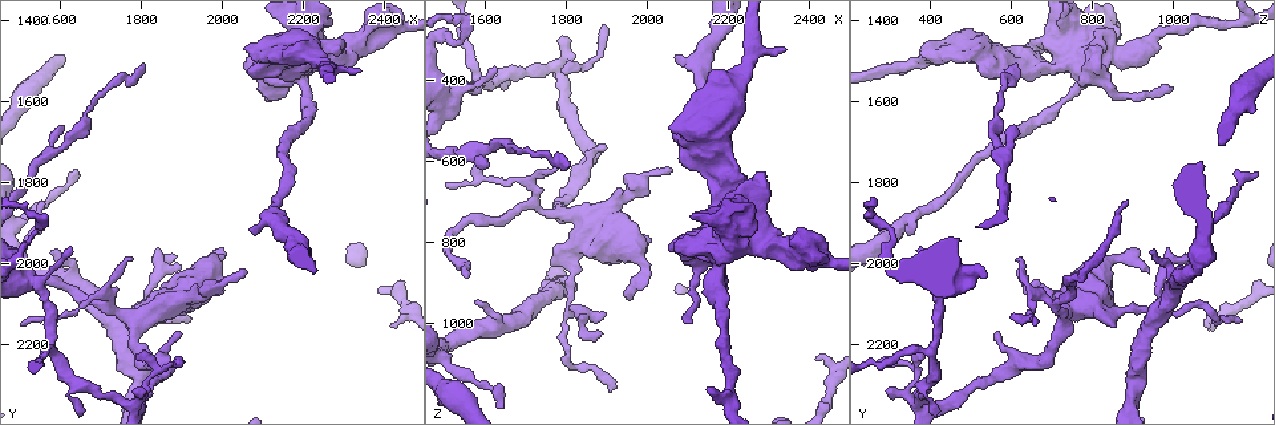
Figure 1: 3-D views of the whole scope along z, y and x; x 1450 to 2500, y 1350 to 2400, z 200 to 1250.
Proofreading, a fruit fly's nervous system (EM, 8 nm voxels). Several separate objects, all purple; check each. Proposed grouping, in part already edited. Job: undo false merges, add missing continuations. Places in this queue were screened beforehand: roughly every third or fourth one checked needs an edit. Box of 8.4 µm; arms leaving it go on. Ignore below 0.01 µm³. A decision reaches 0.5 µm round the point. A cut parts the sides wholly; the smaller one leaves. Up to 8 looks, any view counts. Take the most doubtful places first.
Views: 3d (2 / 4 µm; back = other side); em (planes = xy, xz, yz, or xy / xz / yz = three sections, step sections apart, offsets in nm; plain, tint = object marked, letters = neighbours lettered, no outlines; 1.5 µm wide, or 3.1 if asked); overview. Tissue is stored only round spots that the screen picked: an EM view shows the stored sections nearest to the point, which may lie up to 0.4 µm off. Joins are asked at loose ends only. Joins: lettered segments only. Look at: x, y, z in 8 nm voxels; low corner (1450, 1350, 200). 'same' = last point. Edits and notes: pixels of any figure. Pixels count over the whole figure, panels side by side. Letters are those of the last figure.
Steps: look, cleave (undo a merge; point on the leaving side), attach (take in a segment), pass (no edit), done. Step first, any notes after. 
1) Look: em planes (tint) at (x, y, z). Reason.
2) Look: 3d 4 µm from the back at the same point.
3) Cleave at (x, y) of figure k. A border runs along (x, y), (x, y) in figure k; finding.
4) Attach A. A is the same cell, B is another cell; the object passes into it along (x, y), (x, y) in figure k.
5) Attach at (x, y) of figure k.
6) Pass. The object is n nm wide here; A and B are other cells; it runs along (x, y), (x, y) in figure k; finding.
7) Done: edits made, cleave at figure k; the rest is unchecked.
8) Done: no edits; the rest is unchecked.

Look: 3d 4 µm at (2055, 1480, 510). Thick end.

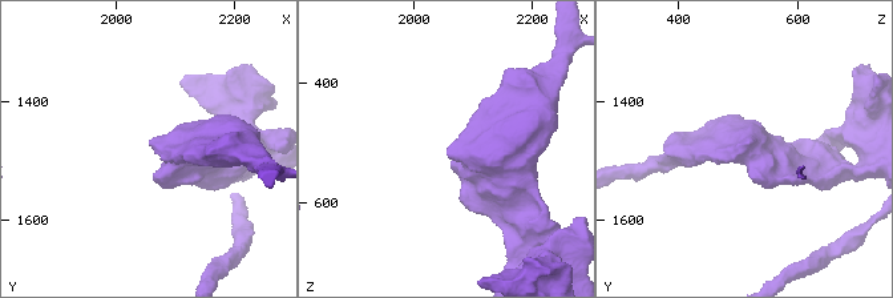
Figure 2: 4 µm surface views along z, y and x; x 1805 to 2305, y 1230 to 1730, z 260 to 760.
Look: em planes (tint) at (2055, 1475, 505). Need the tissue.

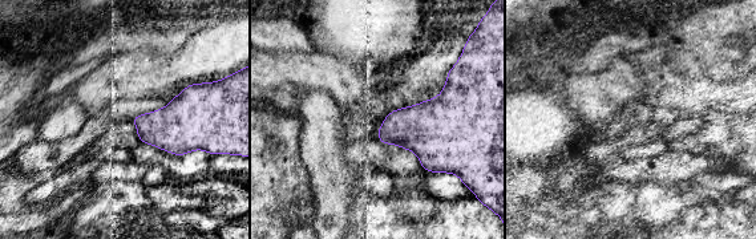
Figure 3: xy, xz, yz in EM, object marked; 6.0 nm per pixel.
Look: em planes (letters) at the same point. What lies round it.

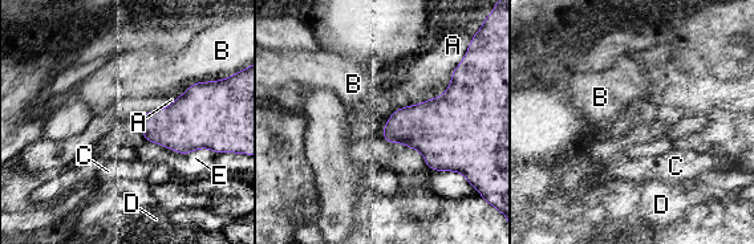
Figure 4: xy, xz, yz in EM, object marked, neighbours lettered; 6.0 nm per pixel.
Pass. The longest contact is with B, 170 nm; A, B, C, D and E are other cells; a border runs along (457, 65), (450, 74) in figure 4; no lettered segment goes on from it.

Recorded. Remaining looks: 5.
Look: em planes (letters) at (2055, 2020, 620). Free end.

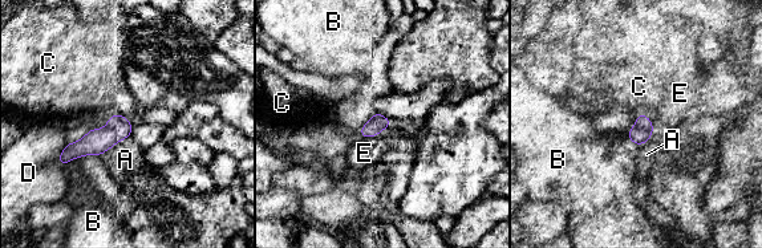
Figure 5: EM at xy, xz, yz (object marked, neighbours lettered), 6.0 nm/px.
Pass. The longest contact is with A, 220 nm; A, B, C, D and E are other cells; a border runs along (112, 113), (124, 116) in figure 5; no lettered segment goes on from it.

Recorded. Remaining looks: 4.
Look: 3d 2 µm from the back at (1800, 1515, 610). Long arm stops here.

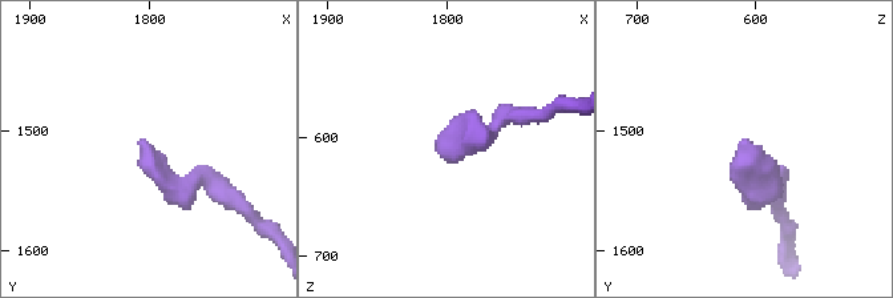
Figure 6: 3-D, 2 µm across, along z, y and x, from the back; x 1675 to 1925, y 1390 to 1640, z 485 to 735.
Look: em planes (plain) at (1806, 1510, 604).

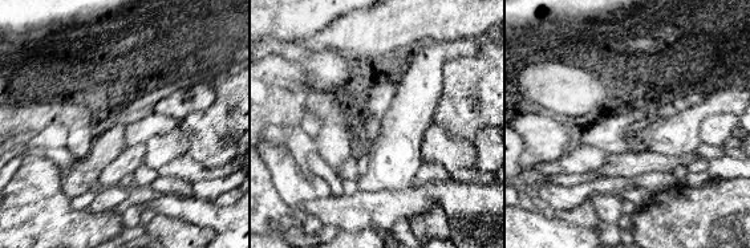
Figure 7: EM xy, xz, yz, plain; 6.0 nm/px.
Look: em planes (letters) at the same point. What lies round it.

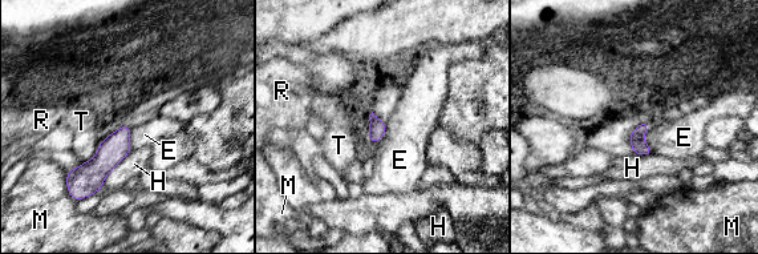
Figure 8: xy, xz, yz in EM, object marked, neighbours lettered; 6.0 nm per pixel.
Pass. E, H, M, R and T are other cells; none of them fits.

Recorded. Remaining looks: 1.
Done: no edits; the rest is unchecked.

